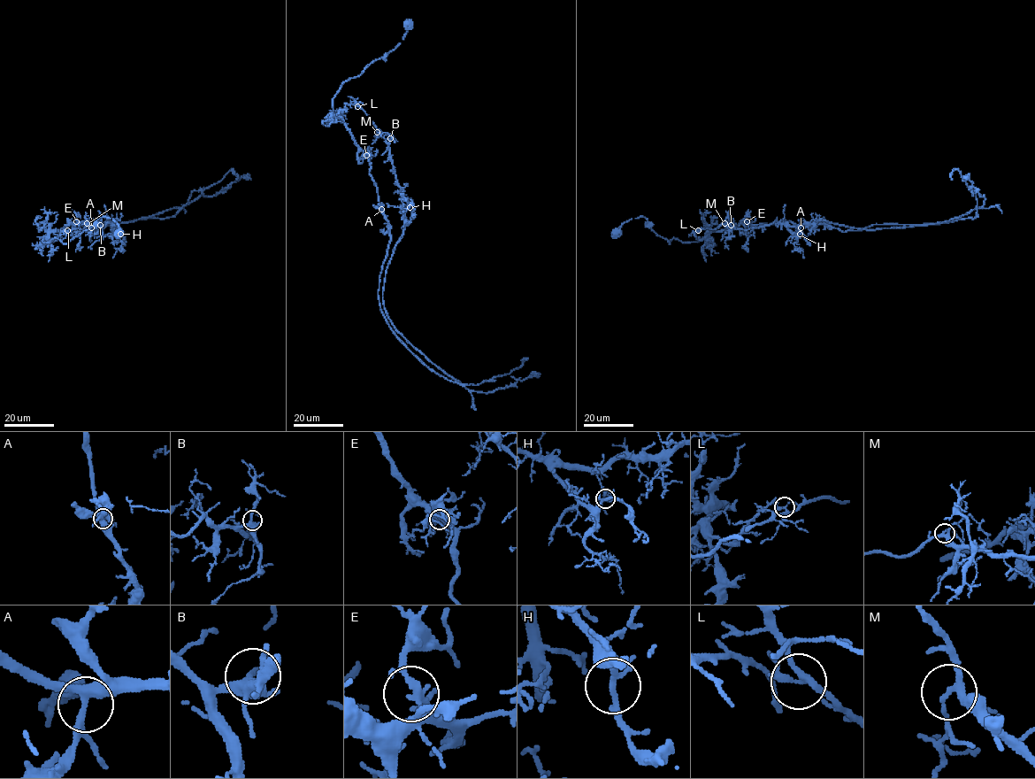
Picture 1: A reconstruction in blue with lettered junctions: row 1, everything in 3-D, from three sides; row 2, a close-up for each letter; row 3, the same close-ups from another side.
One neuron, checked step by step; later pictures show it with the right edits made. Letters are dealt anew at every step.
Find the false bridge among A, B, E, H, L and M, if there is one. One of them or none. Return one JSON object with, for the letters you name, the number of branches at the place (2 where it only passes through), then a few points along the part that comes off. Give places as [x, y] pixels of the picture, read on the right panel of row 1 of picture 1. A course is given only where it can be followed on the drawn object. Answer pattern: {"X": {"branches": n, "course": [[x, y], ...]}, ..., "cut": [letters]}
{"L": {"branches": 4, "course": [[698, 230], [819, 220], [865, 229], [934, 224], [982, 206], [984, 195], [966, 179]]}, "cut": ["L"]}

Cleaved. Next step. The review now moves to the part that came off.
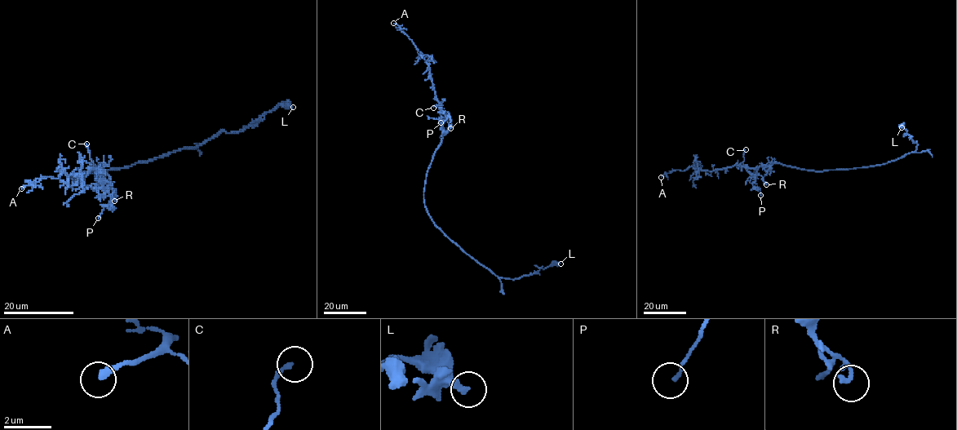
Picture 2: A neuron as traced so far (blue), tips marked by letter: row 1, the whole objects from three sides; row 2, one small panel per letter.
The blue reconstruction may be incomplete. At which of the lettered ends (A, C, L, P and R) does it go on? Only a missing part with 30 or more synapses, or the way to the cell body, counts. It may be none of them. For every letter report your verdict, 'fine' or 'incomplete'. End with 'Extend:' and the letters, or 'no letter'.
A: incomplete
C: fine
L: fine
P: fine
R: fine
Extend: A

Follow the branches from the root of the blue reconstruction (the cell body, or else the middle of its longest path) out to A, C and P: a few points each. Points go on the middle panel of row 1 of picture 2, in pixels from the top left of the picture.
A: (423, 190), (427, 169), (443, 135), (441, 104), (435, 92), (428, 64), (413, 42), (393, 23)
C: (423, 190), (427, 169), (443, 135), (441, 106), (436, 104), (433, 108)
P: (423, 190), (427, 169), (443, 135), (441, 108), (448, 117), (440, 122)

